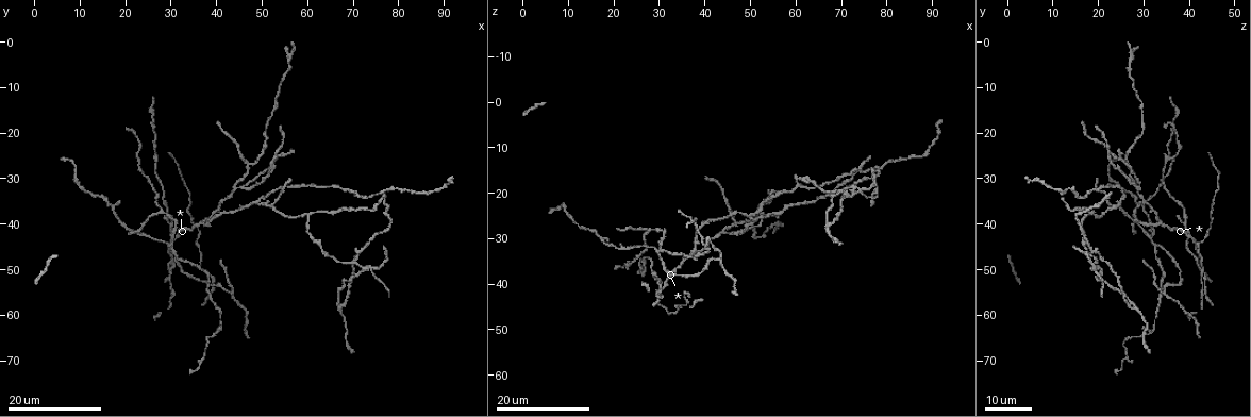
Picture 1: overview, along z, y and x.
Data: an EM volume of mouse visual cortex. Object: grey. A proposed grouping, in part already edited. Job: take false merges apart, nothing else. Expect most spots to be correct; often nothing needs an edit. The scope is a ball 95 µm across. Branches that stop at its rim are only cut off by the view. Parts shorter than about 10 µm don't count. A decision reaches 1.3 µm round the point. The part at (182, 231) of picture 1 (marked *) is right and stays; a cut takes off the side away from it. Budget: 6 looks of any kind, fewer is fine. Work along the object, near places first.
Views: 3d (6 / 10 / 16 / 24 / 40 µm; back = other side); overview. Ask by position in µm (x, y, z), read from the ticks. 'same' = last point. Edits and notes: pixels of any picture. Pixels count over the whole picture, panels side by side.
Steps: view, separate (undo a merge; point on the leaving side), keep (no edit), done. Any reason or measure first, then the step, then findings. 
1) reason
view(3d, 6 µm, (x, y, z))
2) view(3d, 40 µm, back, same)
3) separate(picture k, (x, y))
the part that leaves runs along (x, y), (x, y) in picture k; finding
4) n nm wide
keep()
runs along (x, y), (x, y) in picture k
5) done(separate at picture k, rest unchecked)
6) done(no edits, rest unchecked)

thin arm on a thick one
view(3d, 24 µm, (30.0, 45.0, 33.0))

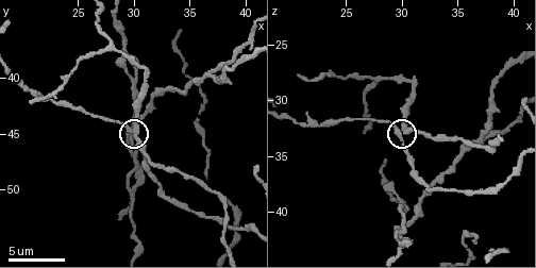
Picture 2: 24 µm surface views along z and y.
closer look
view(3d, 10 µm, (29.6, 44.8, 33.0))

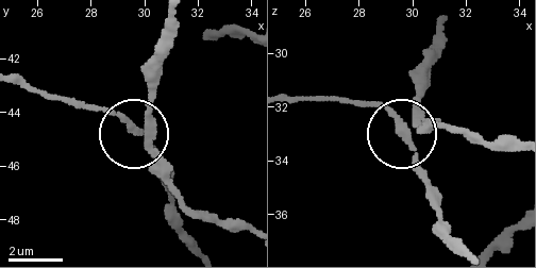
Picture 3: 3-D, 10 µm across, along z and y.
side arm 38 µm
keep()
runs along (435, 23), (421, 103), (403, 137), (439, 197) in picture 3; all the same neuron

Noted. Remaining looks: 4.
a fork
view(3d, 6 µm, (30.0, 47.8, 41.6))

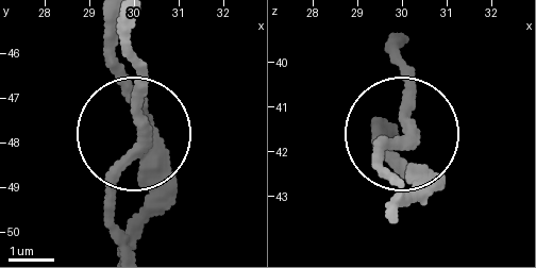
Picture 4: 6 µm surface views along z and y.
keep()
runs along (390, 134), (394, 156), (405, 137), (382, 156), (394, 202) in picture 4; continuous, no second neuron

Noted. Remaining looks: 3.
three-way junction
view(3d, 16 µm, (49.5, 35.0, 24.5))

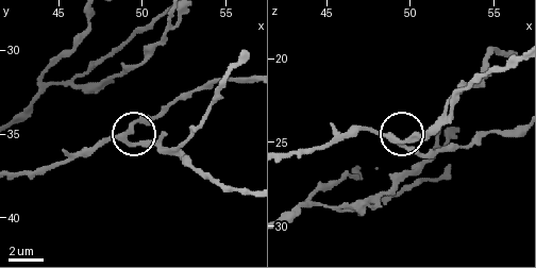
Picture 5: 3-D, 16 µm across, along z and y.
view(3d, 10 µm, same)

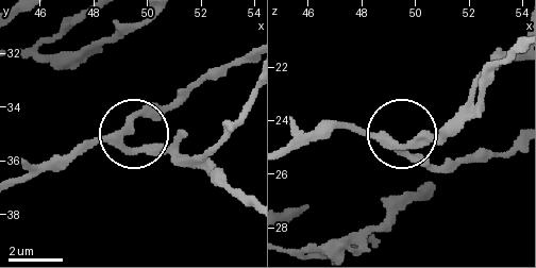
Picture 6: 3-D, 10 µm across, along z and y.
keep()
runs along (286, 150), (348, 128), (389, 134), (441, 171) in picture 6; all the same neuron

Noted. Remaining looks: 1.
done(no edits, rest unchecked)

